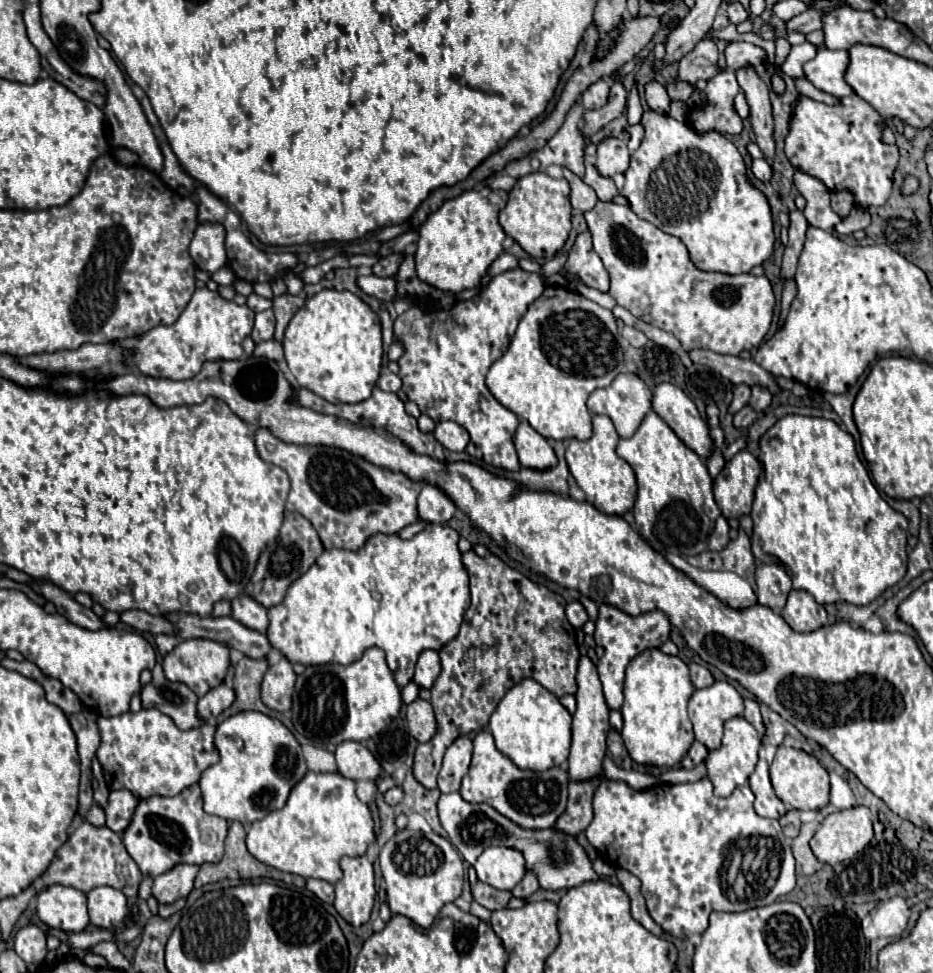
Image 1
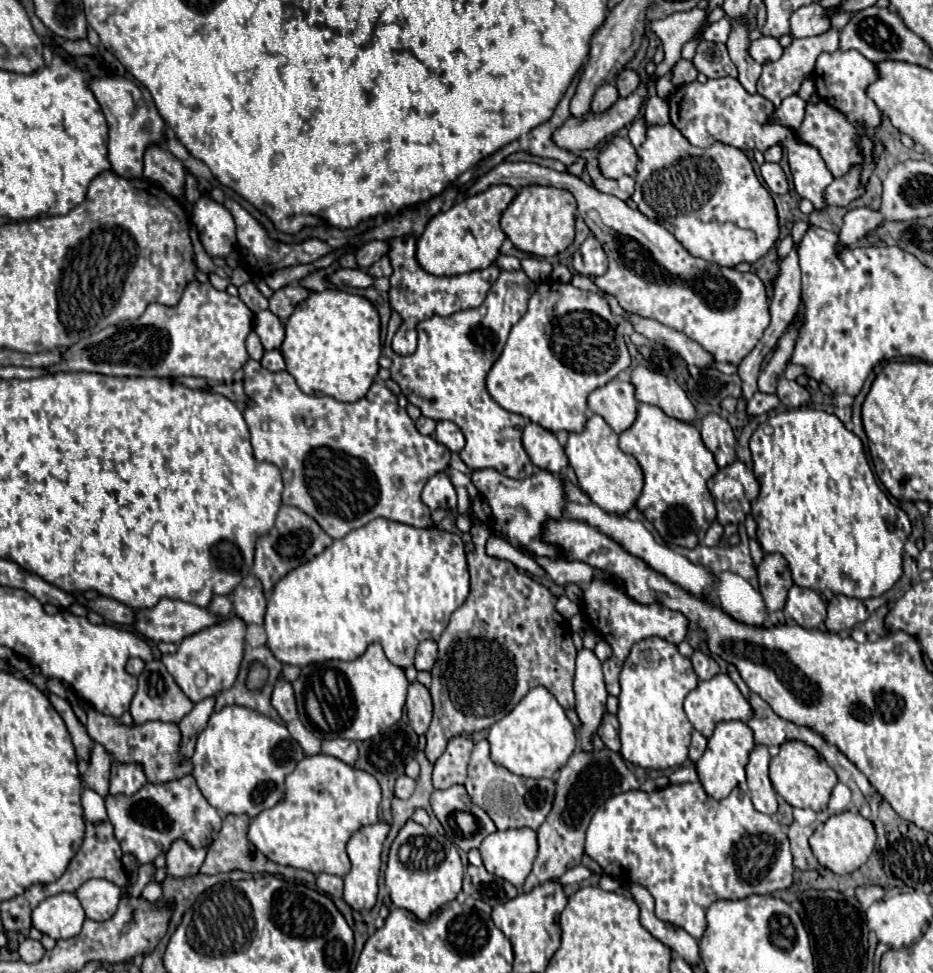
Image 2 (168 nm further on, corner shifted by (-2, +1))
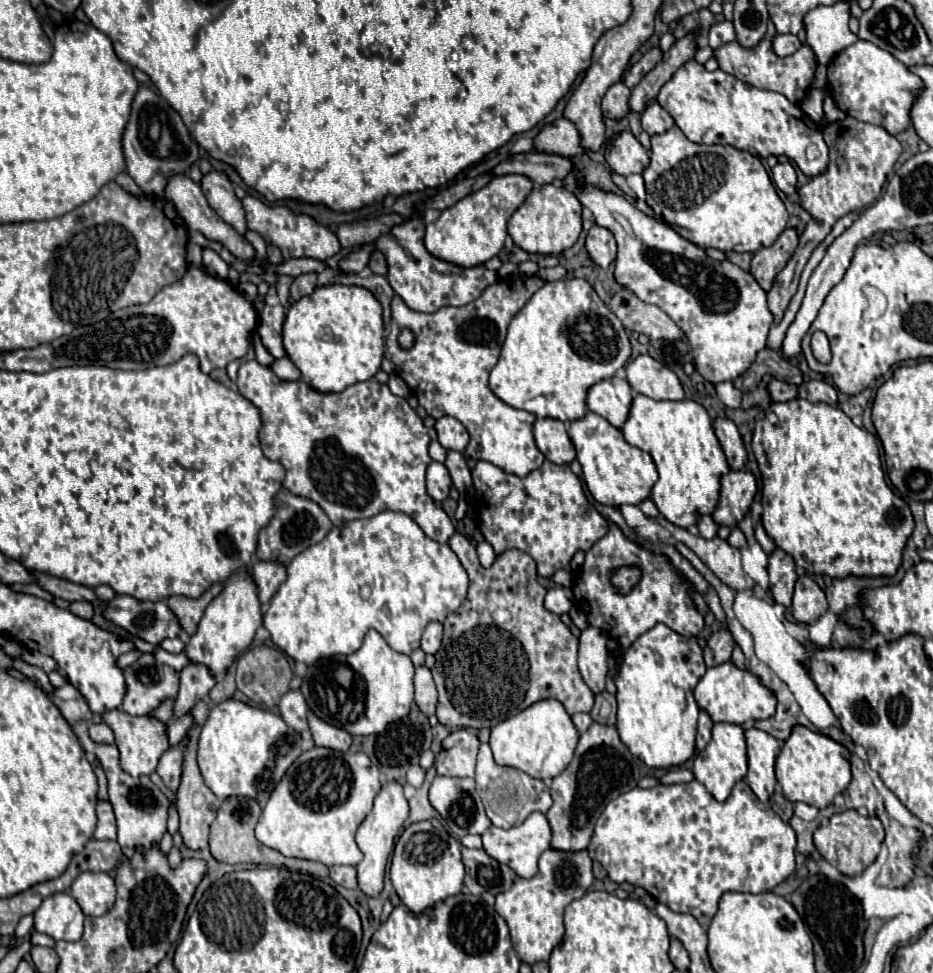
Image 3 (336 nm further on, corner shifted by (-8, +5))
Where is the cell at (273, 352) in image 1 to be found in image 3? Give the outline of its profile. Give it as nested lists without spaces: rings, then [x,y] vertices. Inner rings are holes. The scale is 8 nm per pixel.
[[[282,357],[282,359],[274,359],[274,363],[270,365],[272,371],[284,379],[284,381],[292,381],[292,379],[300,379],[300,371],[294,367],[294,363],[288,359],[288,357]]]

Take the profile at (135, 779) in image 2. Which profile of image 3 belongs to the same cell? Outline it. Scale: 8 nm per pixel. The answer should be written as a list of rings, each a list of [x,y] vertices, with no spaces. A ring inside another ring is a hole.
[[[114,709],[102,715],[104,723],[112,727],[116,737],[116,747],[120,749],[120,767],[130,773],[132,777],[152,775],[156,771],[160,755],[168,749],[168,737],[166,737],[166,725],[152,719],[152,717],[132,717],[126,715],[122,709]]]

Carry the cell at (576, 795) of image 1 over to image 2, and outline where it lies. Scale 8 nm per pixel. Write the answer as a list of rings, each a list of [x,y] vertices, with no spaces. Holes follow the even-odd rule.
[[[610,749],[600,751],[574,751],[568,759],[568,763],[560,769],[556,779],[556,795],[552,809],[546,817],[546,821],[538,829],[538,857],[534,861],[534,869],[528,875],[522,891],[530,891],[532,887],[550,881],[554,877],[564,875],[568,869],[580,865],[580,859],[584,855],[584,833],[588,829],[588,823],[596,809],[610,799],[614,793],[614,787],[610,781],[618,781],[618,793],[638,789],[638,781],[634,773],[628,769],[626,761],[620,753]]]

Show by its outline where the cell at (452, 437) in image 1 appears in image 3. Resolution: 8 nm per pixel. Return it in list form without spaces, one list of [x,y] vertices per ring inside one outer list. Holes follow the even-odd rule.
[[[440,417],[434,425],[436,433],[438,433],[438,441],[442,443],[442,447],[446,449],[454,449],[454,451],[464,451],[470,435],[466,431],[466,427],[454,419],[454,417]]]

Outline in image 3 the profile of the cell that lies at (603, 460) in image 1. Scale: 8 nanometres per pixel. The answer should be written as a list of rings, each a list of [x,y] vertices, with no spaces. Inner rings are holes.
[[[588,411],[582,419],[570,423],[568,435],[572,439],[578,461],[582,465],[588,491],[598,503],[620,507],[626,503],[638,505],[640,501],[648,499],[652,485],[658,479],[656,465],[646,451],[628,445],[620,429],[610,425],[604,417]]]

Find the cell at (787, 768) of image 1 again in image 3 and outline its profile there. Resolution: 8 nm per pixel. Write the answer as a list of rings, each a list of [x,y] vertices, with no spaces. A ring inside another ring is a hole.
[[[796,725],[780,755],[776,757],[776,779],[784,795],[792,803],[802,801],[812,807],[824,809],[834,801],[834,795],[842,793],[850,783],[850,763],[844,755],[848,755],[846,747],[842,747],[834,739]]]

